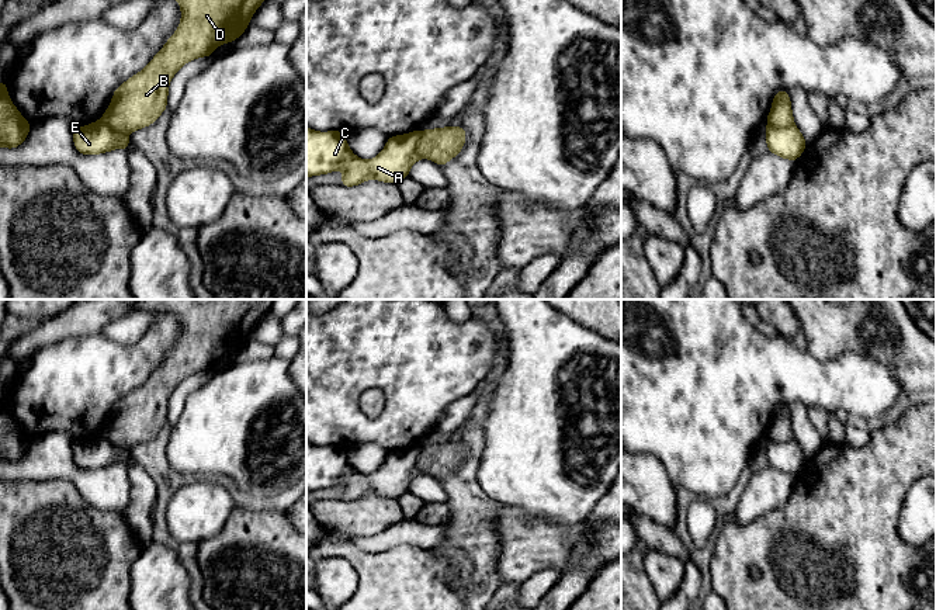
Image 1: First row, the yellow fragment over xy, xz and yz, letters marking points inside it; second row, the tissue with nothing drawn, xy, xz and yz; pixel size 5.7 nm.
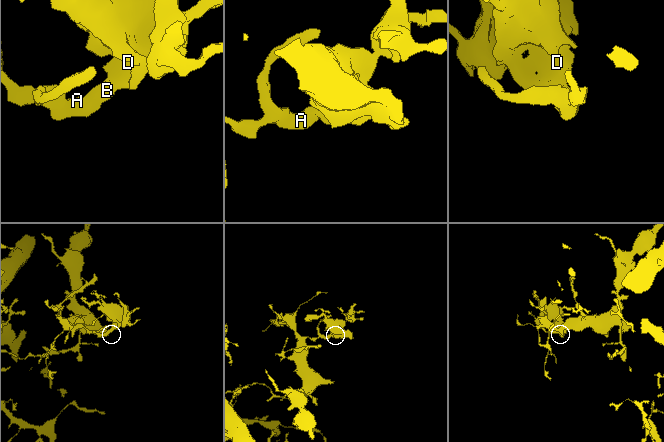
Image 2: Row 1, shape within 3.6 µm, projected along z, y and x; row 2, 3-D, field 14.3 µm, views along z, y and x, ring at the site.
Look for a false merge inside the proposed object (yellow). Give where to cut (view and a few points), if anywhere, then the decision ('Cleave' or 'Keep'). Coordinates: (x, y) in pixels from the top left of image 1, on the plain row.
Split along xz (420, 446), (418, 464), (423, 471). Cleave

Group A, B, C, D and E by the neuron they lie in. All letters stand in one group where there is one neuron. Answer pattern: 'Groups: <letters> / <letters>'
Groups: A C E / B D

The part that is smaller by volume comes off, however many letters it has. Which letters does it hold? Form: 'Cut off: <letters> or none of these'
Cut off: B, D

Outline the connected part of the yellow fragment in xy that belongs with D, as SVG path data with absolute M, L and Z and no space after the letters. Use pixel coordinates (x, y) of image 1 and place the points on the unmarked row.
M131 299L136 312L173 312L181 323L181 336L164 361L148 381L114 405L112 415L101 431L111 444L131 448L152 440L167 423L169 398L190 375L212 371L214 365L239 353L254 326L270 312L274 299Z

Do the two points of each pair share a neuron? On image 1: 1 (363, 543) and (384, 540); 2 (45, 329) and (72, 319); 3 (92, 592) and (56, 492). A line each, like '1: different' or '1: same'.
1: same
2: same
3: same

